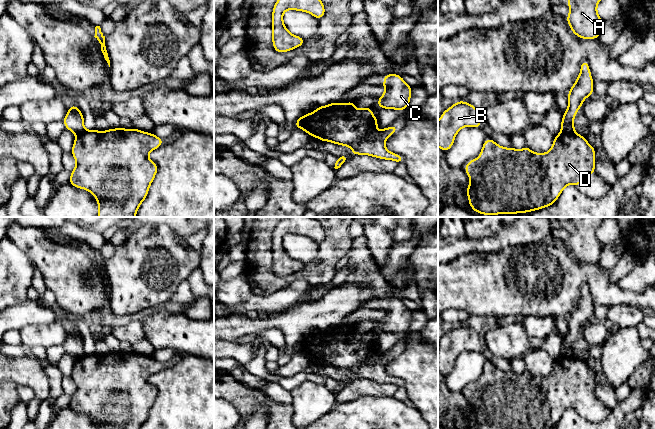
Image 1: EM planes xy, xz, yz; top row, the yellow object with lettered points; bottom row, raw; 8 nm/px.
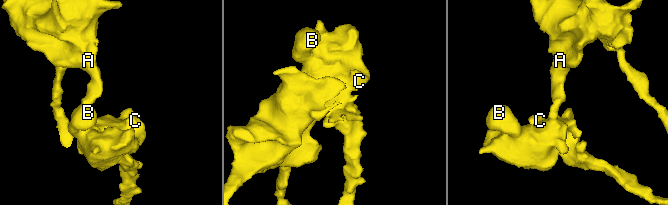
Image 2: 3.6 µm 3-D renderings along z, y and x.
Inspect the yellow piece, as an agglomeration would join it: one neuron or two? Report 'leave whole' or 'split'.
split

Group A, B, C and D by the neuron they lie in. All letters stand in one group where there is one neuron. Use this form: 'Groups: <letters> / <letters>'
Groups: A / B C D

